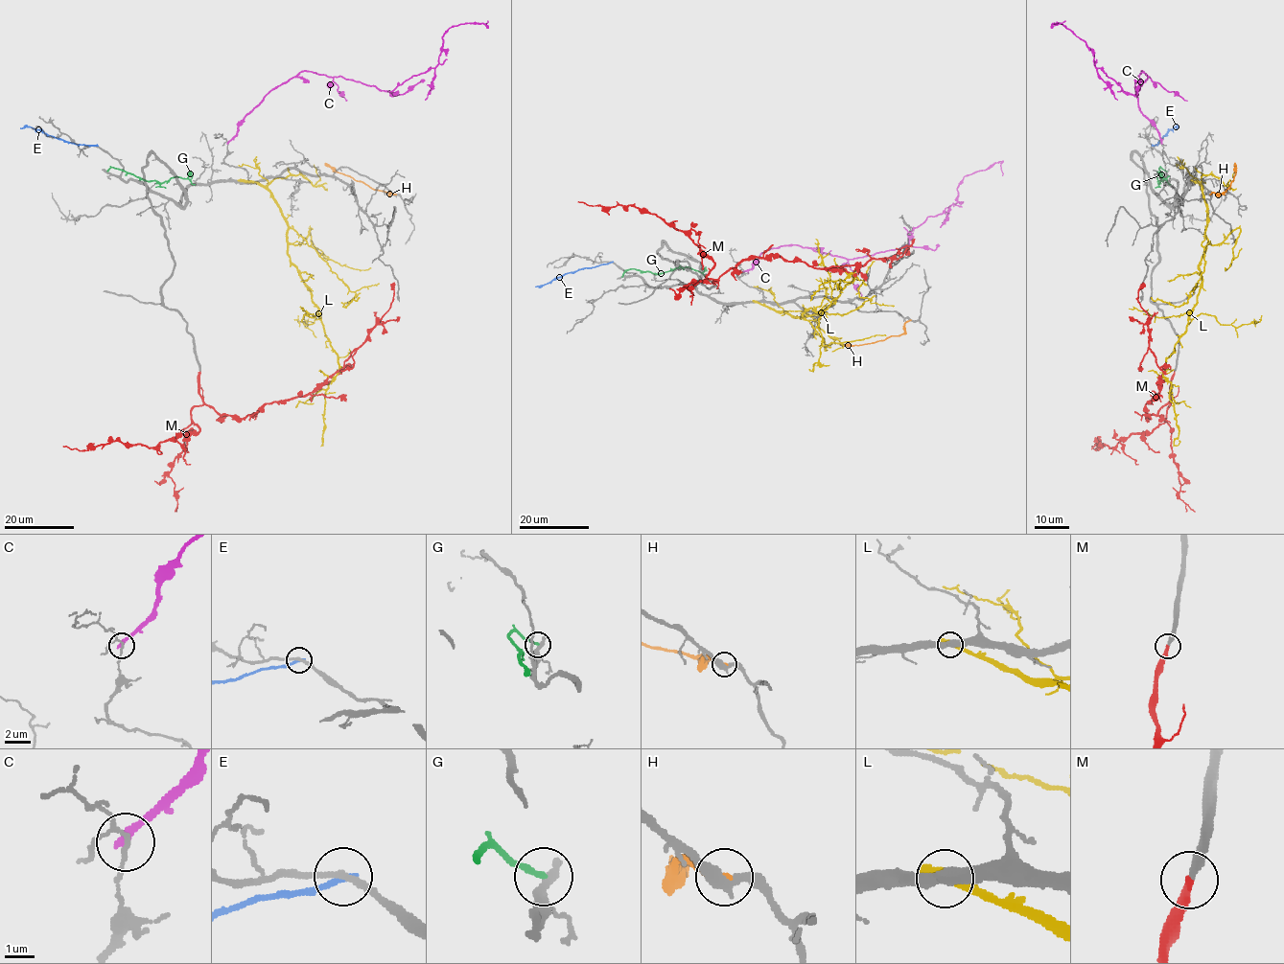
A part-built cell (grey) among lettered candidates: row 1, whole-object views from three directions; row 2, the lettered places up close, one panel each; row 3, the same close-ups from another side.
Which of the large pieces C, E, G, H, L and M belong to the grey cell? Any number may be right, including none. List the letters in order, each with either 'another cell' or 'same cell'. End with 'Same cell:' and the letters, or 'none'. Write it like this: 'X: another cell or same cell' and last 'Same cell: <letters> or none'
C: another cell
E: another cell
G: another cell
H: another cell
L: another cell
M: same cell
Same cell: M

